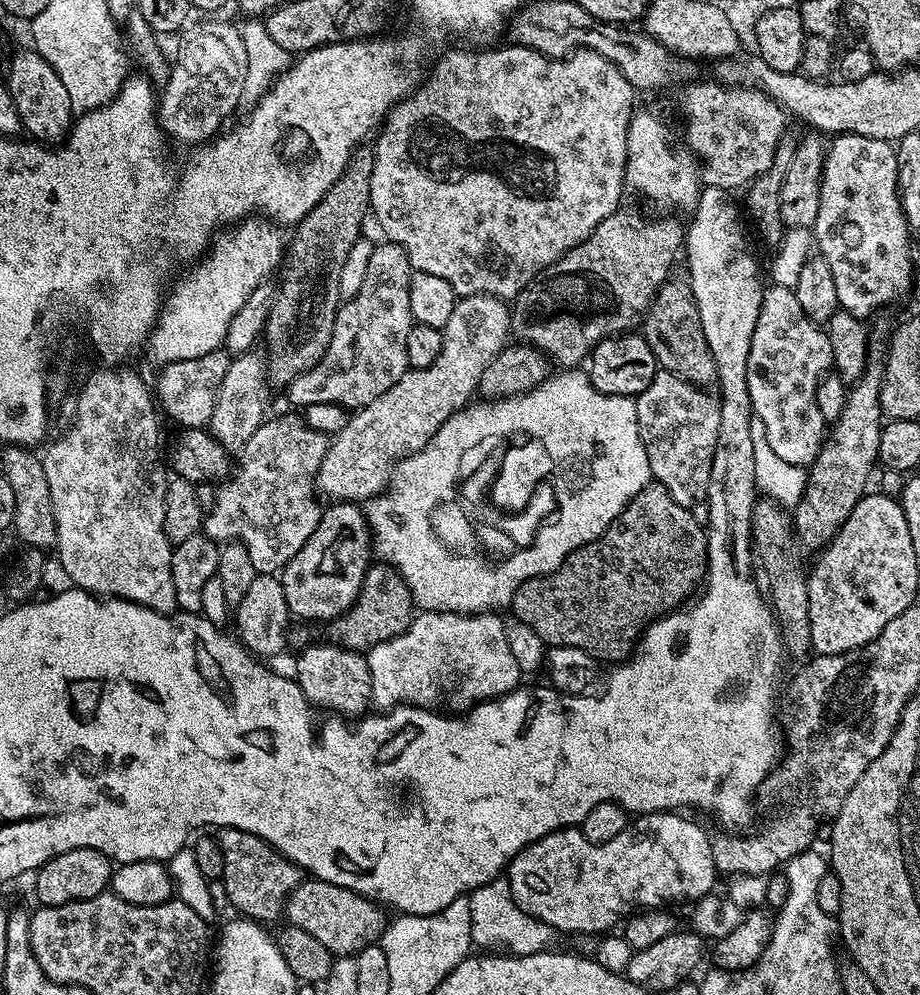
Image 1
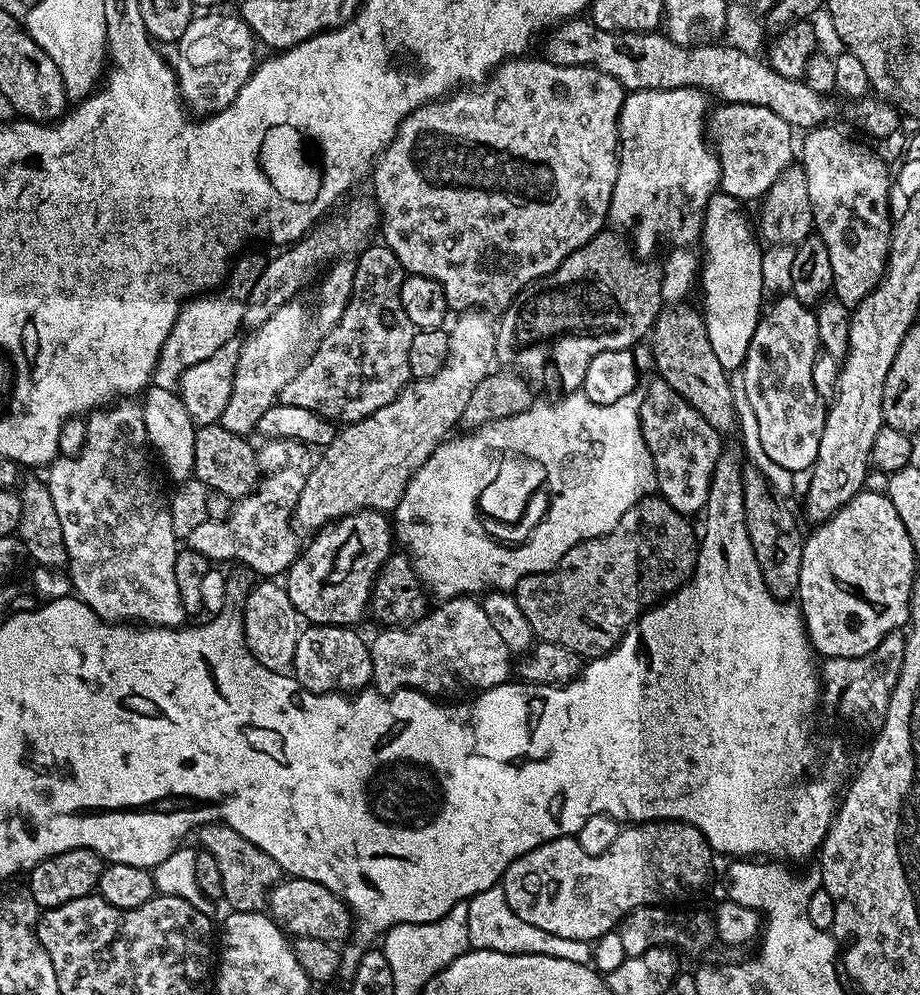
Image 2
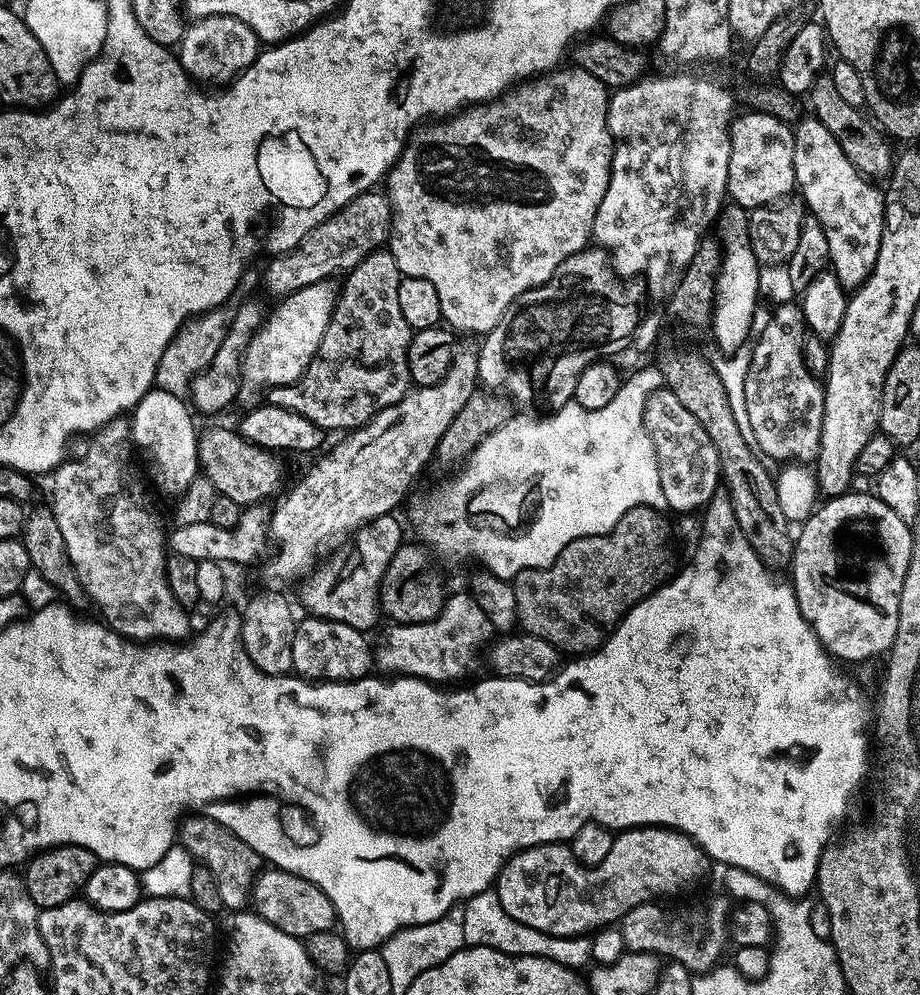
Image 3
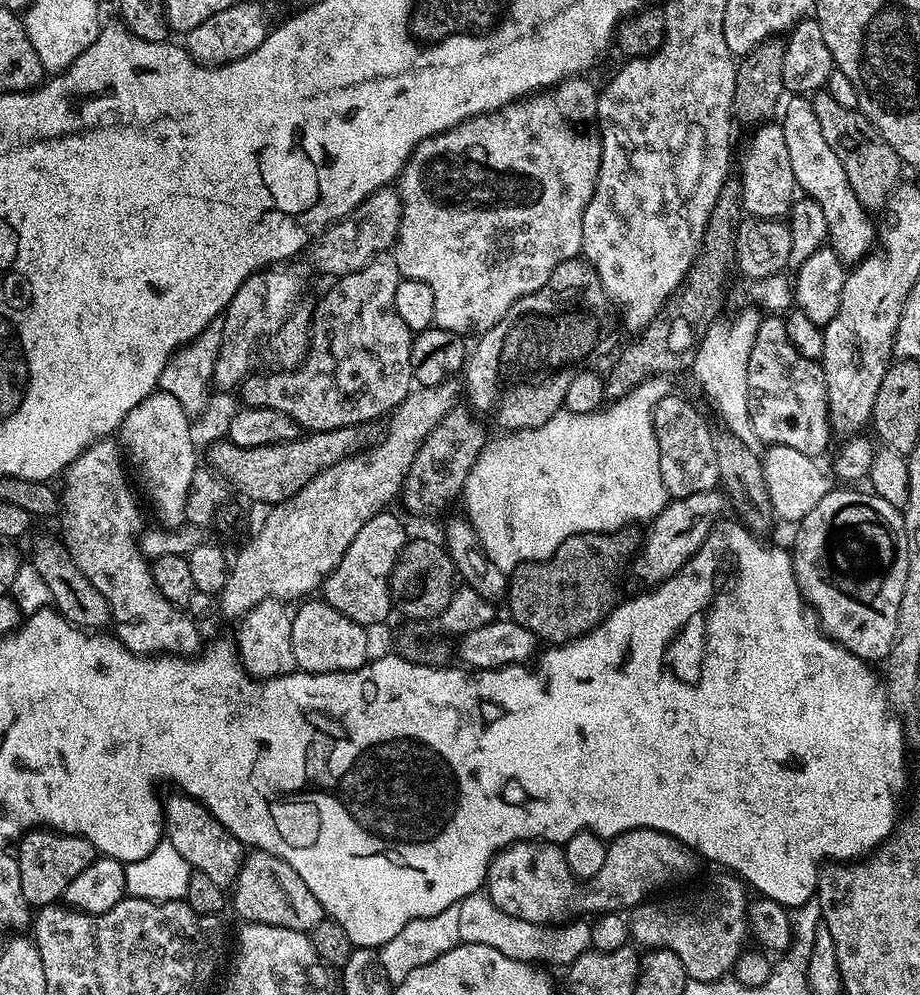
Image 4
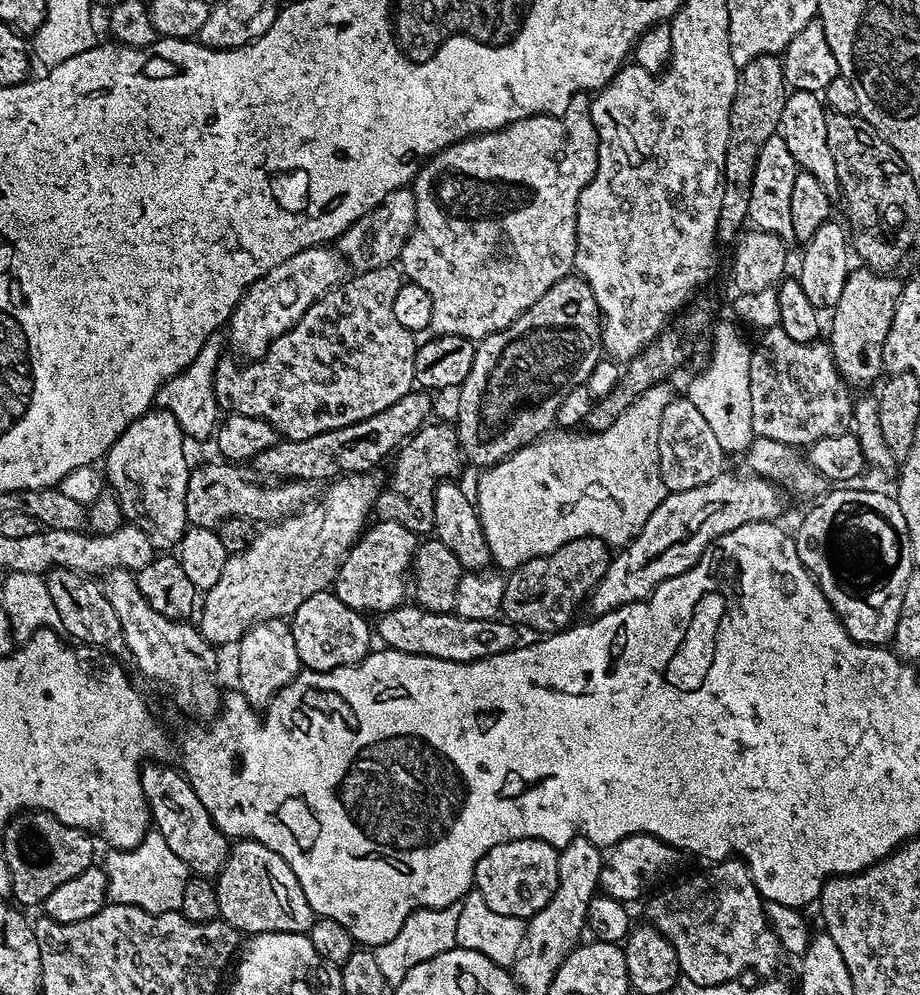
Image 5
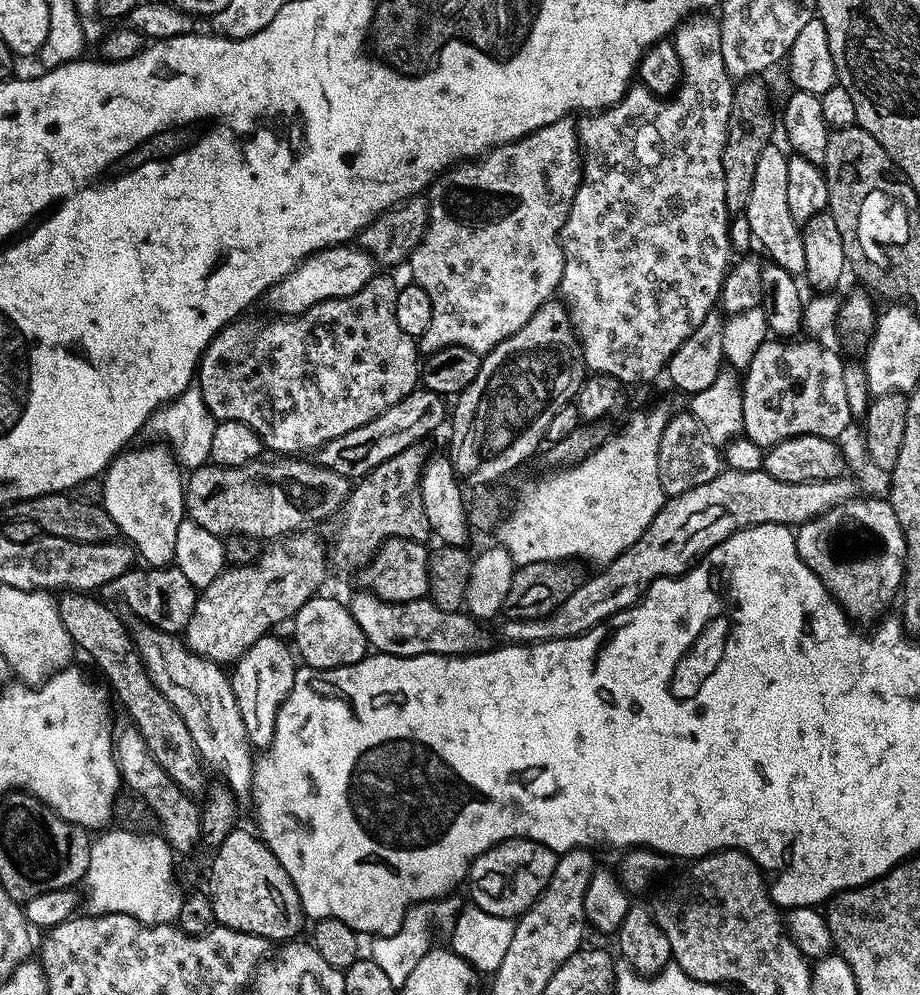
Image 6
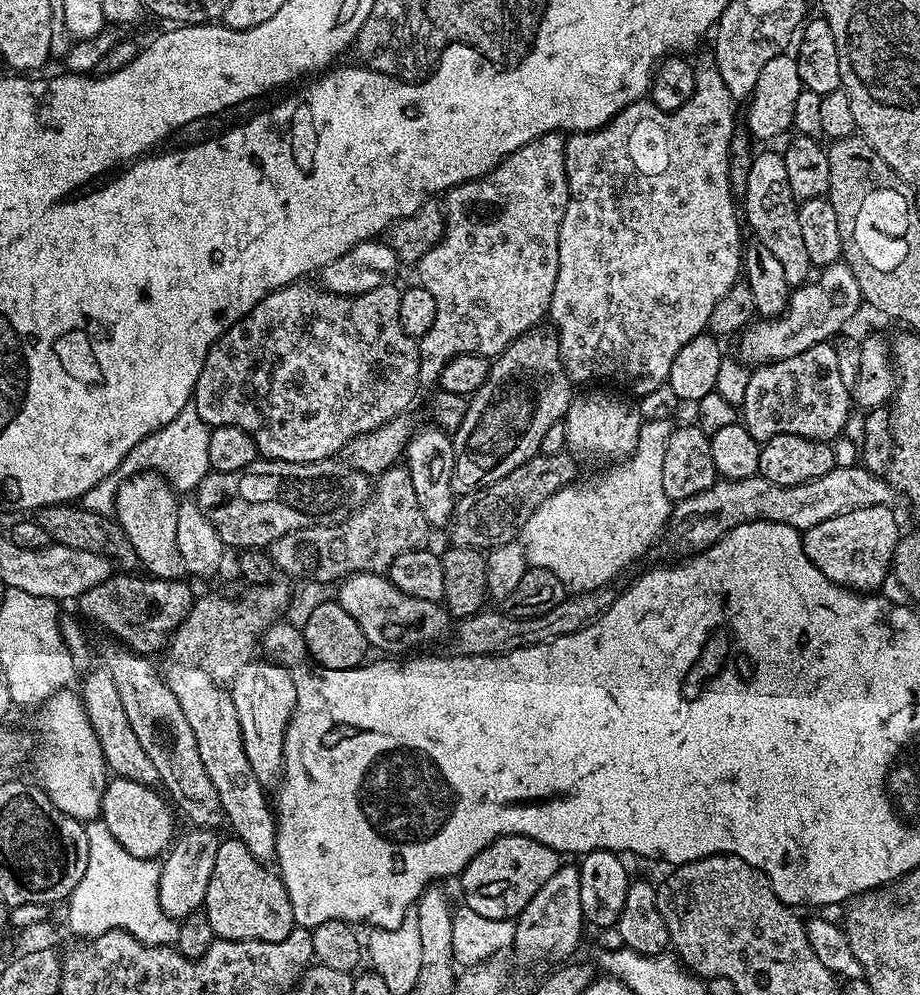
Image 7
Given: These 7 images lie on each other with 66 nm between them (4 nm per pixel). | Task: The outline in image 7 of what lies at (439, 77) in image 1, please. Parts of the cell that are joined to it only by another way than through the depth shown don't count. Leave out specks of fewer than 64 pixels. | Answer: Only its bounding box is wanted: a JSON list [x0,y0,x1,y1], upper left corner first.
[418,132,568,385]

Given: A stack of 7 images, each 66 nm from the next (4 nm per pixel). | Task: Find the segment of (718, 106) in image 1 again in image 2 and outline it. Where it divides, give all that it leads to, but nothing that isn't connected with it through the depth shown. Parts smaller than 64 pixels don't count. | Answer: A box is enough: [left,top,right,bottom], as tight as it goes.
[706,103,794,202]

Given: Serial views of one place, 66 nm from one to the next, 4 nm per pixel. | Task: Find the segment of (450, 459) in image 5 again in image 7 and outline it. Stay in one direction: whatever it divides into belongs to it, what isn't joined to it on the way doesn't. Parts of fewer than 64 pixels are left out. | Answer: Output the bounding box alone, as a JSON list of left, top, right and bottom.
[270,466,430,585]

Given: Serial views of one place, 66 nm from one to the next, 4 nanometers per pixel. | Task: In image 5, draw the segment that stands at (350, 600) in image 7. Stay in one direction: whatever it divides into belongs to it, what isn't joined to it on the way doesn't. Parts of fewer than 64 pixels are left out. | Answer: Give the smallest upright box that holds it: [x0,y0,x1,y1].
[378,606,517,664]

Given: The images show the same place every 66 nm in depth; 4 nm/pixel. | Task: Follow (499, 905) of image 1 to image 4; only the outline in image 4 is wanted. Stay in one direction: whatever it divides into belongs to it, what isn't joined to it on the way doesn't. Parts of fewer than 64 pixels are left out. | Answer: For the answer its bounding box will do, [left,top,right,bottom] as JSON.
[458,890,592,966]

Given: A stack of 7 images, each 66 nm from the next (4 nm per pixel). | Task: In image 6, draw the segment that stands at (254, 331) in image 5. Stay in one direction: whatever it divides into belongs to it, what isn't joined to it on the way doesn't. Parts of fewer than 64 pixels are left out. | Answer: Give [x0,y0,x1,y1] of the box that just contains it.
[266,244,377,318]

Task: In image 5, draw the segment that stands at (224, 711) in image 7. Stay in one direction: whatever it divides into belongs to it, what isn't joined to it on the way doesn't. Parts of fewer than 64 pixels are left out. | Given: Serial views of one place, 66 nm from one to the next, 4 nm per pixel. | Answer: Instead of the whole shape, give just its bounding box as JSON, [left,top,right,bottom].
[102,572,222,722]

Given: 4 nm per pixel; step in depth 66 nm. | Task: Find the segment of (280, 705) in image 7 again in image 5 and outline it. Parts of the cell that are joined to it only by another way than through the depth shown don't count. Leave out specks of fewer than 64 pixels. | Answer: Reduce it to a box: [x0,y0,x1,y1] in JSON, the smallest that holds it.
[236,619,302,706]

